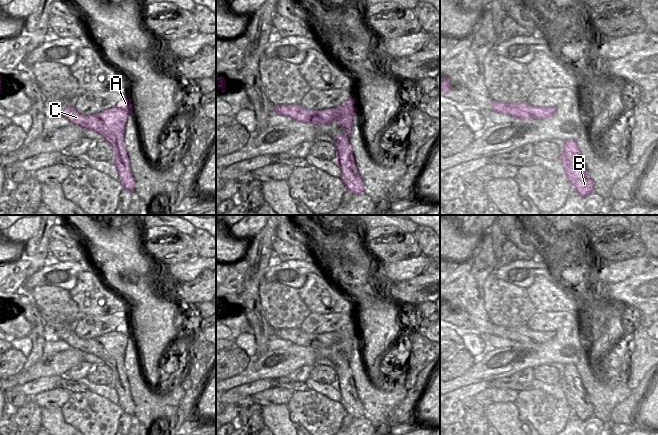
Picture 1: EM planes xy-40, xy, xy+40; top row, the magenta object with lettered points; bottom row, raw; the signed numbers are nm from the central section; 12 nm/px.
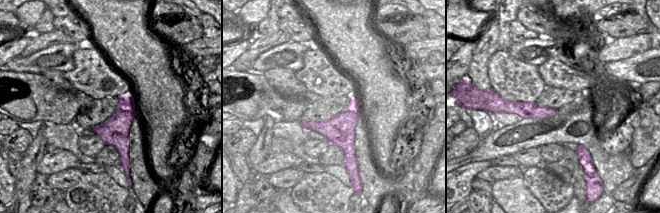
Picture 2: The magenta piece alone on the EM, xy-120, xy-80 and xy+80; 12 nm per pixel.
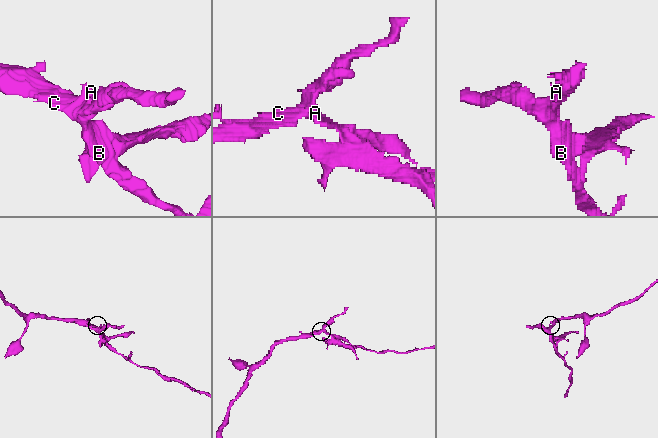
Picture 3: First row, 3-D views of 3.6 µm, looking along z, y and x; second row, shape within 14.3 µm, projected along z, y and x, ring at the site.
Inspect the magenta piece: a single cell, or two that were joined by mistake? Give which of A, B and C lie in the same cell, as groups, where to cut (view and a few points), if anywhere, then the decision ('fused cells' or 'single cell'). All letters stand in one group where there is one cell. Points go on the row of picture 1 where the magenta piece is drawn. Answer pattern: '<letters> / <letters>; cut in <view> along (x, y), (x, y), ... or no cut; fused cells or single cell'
A B C; no cut; single cell

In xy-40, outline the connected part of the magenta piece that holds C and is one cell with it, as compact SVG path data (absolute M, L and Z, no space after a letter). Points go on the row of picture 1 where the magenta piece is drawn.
M127 97L118 101L115 107L108 108L93 115L82 115L78 113L74 107L55 106L55 113L49 116L63 116L73 124L76 124L86 130L92 130L100 134L104 138L104 140L108 142L113 148L113 163L119 173L118 181L126 190L133 193L135 189L135 180L129 166L129 157L124 145L125 124L128 120L128 116L132 113L133 108L131 105L131 98Z

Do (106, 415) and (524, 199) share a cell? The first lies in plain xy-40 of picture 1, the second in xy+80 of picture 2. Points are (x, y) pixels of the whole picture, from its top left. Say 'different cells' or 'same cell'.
different cells

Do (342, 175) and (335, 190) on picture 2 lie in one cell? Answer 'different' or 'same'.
different

